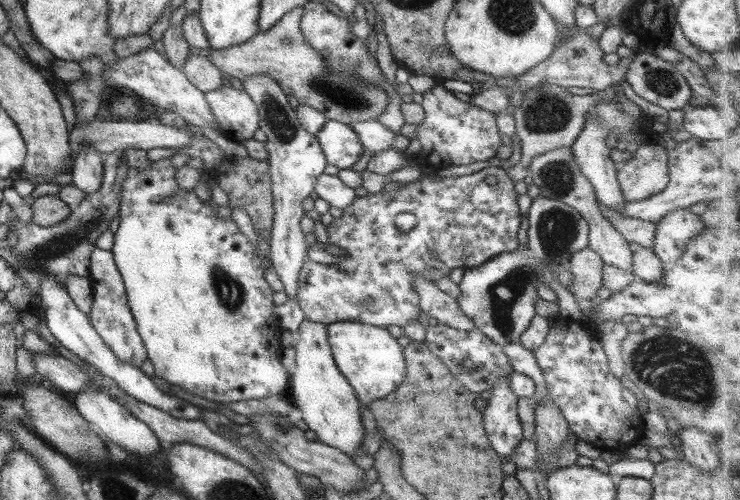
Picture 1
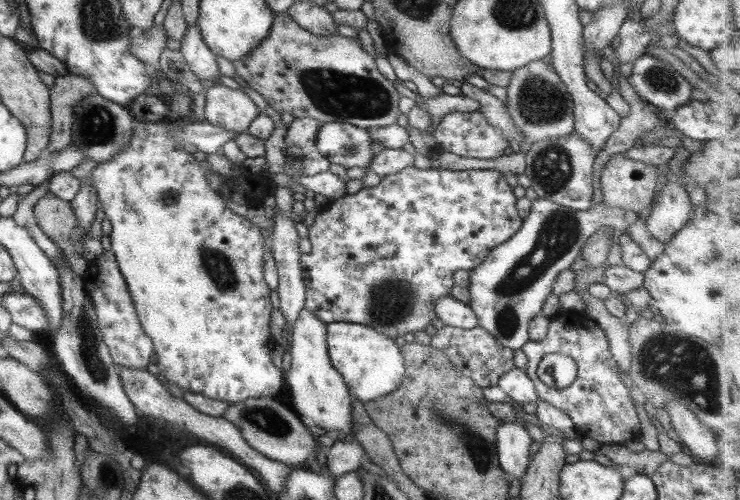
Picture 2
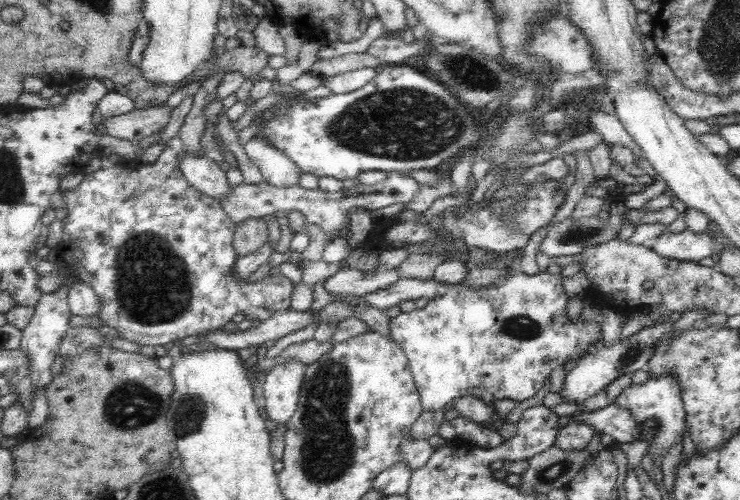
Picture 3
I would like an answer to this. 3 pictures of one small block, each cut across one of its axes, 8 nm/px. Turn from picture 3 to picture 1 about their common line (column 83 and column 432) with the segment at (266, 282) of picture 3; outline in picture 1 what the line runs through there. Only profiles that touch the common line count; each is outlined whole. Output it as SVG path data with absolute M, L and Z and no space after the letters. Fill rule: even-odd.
M491 165L467 176L430 177L421 173L412 182L398 182L398 189L391 192L366 192L362 197L355 197L349 206L342 209L341 216L325 227L327 242L343 249L347 255L335 256L337 262L334 265L324 265L307 258L299 271L296 301L304 317L324 325L347 321L383 328L403 327L417 319L421 310L419 296L415 294L411 282L413 275L437 282L439 278L448 276L453 268L479 267L495 254L515 250L521 219L517 194L513 190L514 182L506 173ZM400 212L410 212L415 216L415 225L408 232L395 228L394 218Z

